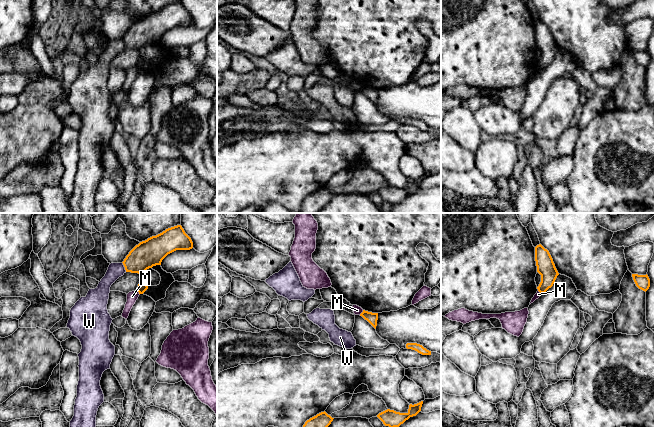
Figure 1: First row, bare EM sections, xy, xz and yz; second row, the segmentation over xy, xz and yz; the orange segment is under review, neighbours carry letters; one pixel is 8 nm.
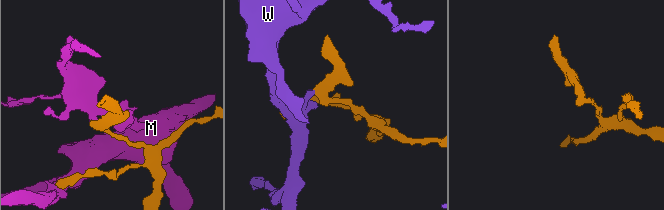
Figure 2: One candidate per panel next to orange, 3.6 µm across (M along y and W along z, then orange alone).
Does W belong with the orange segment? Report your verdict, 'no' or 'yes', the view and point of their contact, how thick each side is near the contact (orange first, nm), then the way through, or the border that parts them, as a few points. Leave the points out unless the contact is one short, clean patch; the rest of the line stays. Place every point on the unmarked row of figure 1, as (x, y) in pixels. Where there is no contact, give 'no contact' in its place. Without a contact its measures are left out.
no | xy (124, 42) | 220/130 nm | along xy (122, 38), (126, 47)

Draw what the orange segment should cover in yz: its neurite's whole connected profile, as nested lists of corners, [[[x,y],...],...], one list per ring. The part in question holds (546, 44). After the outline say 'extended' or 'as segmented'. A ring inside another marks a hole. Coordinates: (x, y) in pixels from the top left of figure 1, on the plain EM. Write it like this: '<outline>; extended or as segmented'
[[[541,20],[535,23],[535,37],[537,48],[541,51],[541,58],[537,65],[543,70],[553,62],[559,49],[549,27]]]; as segmented

